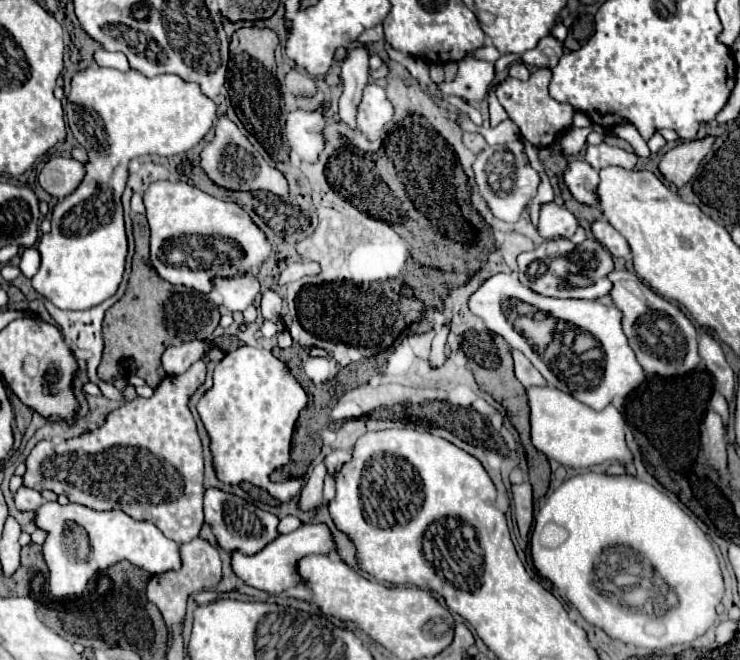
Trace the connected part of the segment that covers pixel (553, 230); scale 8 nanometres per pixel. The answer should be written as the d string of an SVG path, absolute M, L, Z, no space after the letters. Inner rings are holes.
M545 204L539 216L539 234L543 238L571 238L577 230L577 218L563 206Z

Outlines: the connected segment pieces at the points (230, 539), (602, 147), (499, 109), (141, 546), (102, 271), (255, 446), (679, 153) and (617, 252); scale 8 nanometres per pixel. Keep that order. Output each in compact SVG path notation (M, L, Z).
M207 488L205 490L205 522L211 526L219 546L229 552L229 550L241 550L245 554L253 554L259 552L265 544L269 544L269 540L277 538L277 522L279 518L257 508L257 506L249 506L243 498L223 492L219 488Z
M601 142L599 146L587 146L585 160L595 170L601 170L601 168L607 168L607 166L623 166L627 170L633 170L635 164L637 164L637 154Z
M503 80L499 82L499 84L493 84L491 88L489 88L489 94L487 94L487 98L489 98L489 114L491 114L491 126L497 126L499 122L503 122L503 120L507 120L509 116L507 116L507 112L505 112L505 108L499 104L499 100L497 100L497 96L495 96L495 92L497 92L497 88L503 84Z
M45 502L37 508L33 522L37 528L47 532L43 558L49 568L49 594L53 598L81 596L97 572L121 560L129 560L149 574L165 572L181 564L177 544L173 540L165 538L155 524L133 520L121 510L97 512L75 502L65 506L59 502Z
M99 66L79 70L71 78L71 90L67 100L71 104L63 106L67 124L75 140L87 150L87 162L83 164L85 176L81 184L53 208L51 232L43 234L37 244L37 250L41 254L41 268L31 278L31 282L33 288L41 296L51 300L57 308L87 310L111 298L117 292L117 286L123 278L127 236L125 236L121 194L125 190L129 162L133 160L133 156L145 156L145 154L175 156L191 150L211 130L213 120L217 118L217 104L201 92L199 84L185 82L177 74L161 74L155 78L147 78L145 74L133 68L127 72L119 72L113 68L99 68Z
M241 346L235 352L225 354L223 360L219 360L215 366L213 388L205 392L205 396L197 404L201 422L205 424L211 438L213 466L217 470L217 476L229 484L239 484L245 480L275 494L277 484L271 484L269 474L275 468L281 468L289 462L289 446L295 430L295 420L305 406L307 406L305 390L287 372L287 366L271 350Z
M703 136L703 138L689 140L689 142L679 142L661 158L659 172L673 186L677 188L685 186L695 174L695 170L699 168L699 162L711 150L713 142L715 142L715 136Z
M595 220L591 222L591 232L595 236L595 240L607 248L611 252L611 256L617 256L617 258L625 258L629 256L629 244L627 240L605 220Z

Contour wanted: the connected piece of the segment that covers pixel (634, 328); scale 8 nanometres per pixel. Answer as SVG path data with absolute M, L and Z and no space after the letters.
M613 270L609 280L613 282L609 296L623 314L623 332L643 370L657 376L677 376L695 370L701 362L697 354L697 330L679 306L653 292L629 270Z

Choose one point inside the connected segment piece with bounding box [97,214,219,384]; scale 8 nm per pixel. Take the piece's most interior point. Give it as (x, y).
(135, 349)

